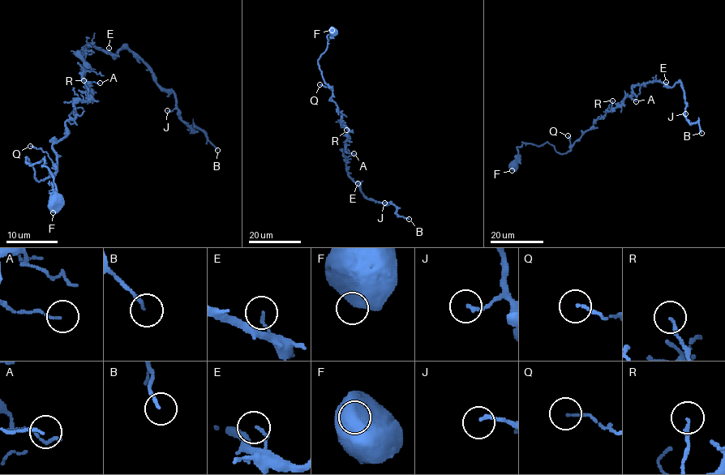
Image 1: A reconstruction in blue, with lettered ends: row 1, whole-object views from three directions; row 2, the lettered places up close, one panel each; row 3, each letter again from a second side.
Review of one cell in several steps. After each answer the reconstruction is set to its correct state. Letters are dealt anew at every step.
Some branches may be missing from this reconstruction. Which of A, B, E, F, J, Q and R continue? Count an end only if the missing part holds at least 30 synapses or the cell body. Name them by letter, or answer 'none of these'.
none of these

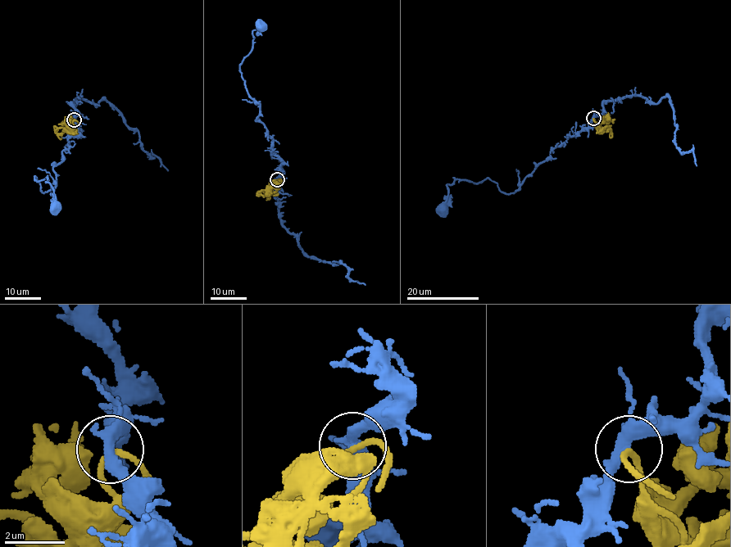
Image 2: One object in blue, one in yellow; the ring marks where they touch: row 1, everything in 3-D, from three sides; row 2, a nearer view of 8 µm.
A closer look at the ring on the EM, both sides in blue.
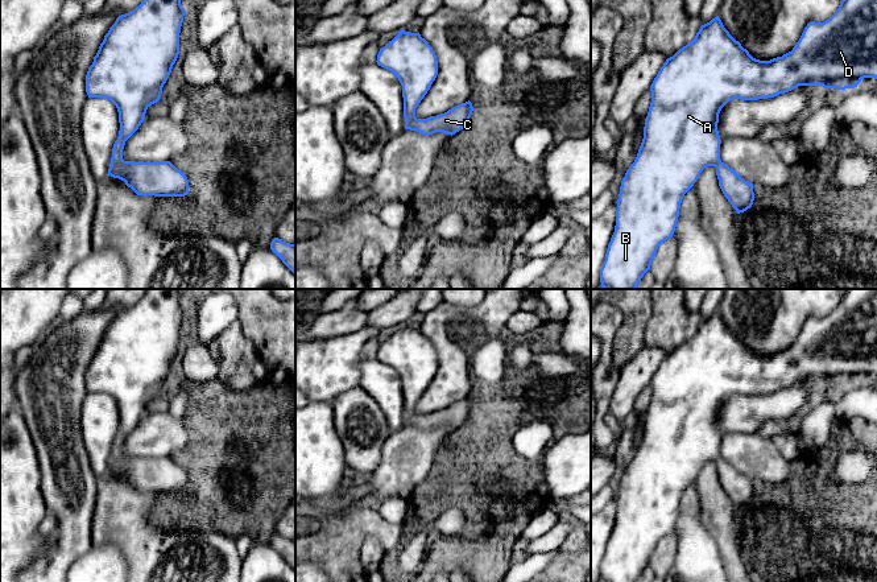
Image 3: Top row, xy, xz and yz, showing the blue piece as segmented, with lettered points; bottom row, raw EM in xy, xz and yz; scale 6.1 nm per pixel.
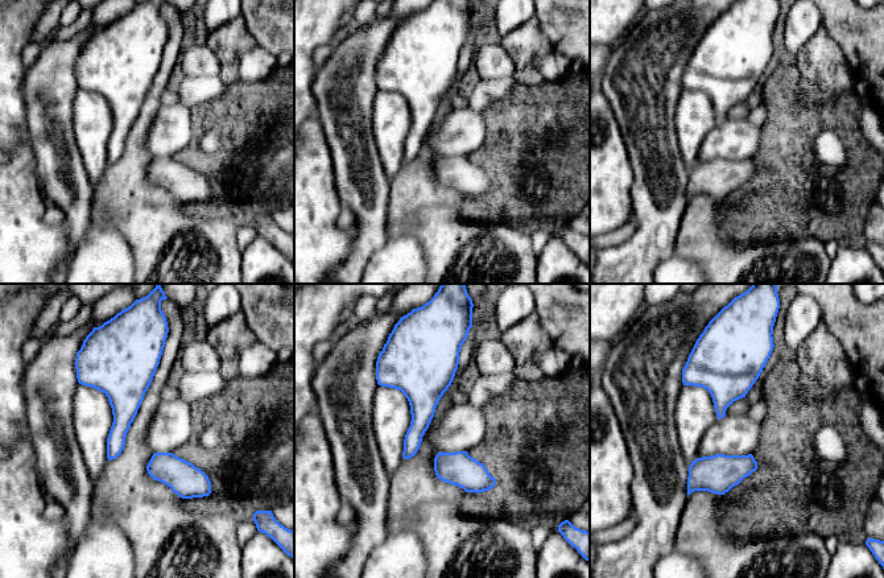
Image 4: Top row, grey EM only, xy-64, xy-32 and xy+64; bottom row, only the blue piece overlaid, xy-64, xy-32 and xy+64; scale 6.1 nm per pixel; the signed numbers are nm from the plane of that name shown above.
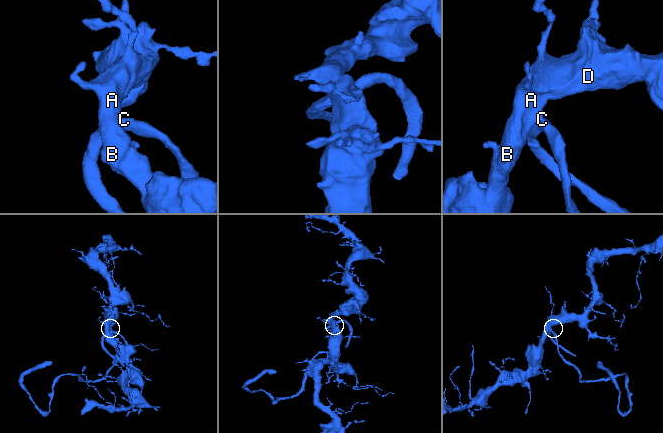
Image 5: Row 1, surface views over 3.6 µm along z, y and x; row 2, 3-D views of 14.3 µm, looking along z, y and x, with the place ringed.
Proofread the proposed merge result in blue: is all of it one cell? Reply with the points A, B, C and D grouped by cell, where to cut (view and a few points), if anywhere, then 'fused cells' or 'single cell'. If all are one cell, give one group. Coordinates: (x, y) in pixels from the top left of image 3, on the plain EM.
groups A B D / C; cut xy (123, 455), (111, 461); fused cells

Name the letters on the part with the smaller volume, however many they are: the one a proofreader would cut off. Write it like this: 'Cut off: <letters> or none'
Cut off: C

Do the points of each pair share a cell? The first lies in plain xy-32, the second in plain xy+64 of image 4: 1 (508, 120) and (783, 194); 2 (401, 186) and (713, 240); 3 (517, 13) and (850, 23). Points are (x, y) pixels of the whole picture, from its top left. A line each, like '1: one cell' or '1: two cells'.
1: one cell
2: one cell
3: two cells

